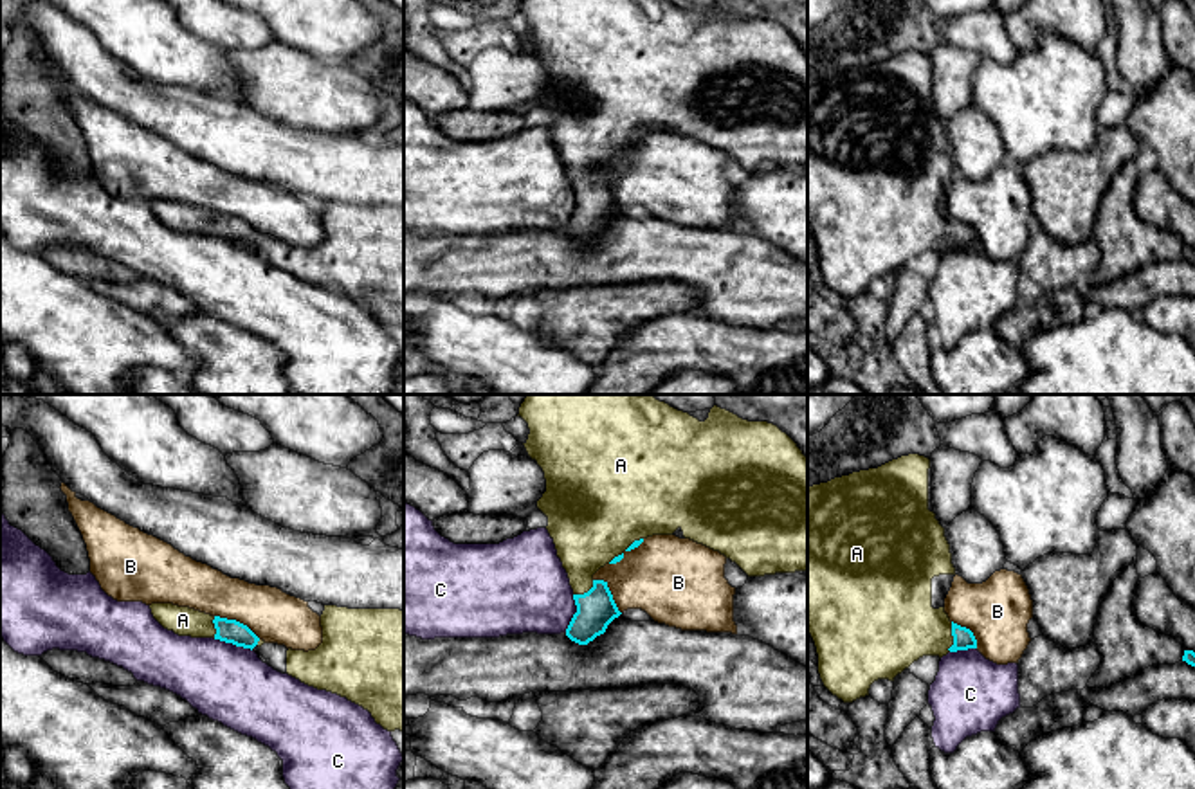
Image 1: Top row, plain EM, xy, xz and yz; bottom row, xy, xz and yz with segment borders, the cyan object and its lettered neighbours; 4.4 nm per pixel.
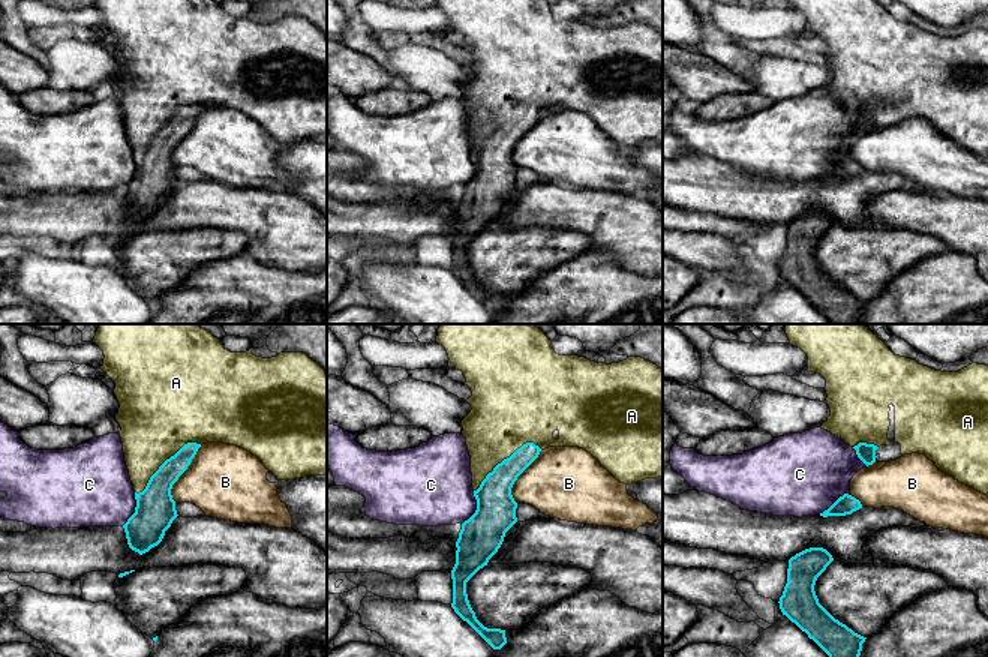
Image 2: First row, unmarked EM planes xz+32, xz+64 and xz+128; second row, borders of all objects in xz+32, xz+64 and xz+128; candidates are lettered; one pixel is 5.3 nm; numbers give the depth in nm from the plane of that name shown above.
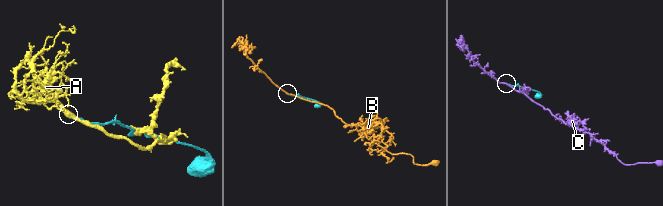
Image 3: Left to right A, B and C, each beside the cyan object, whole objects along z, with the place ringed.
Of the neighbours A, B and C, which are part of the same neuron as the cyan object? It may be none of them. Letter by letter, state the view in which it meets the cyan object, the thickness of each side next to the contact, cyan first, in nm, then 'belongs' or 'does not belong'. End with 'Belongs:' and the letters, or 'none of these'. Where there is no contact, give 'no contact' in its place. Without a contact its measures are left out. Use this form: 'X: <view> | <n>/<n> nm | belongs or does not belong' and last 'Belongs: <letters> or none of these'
A: yz | 100/340 nm | belongs
B: xy | 110/240 nm | does not belong
C: xy | 110/340 nm | does not belong
Belongs: A

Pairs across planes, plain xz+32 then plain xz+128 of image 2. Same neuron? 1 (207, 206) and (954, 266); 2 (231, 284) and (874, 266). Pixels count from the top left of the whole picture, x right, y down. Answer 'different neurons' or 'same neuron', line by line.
1: different neurons
2: different neurons

